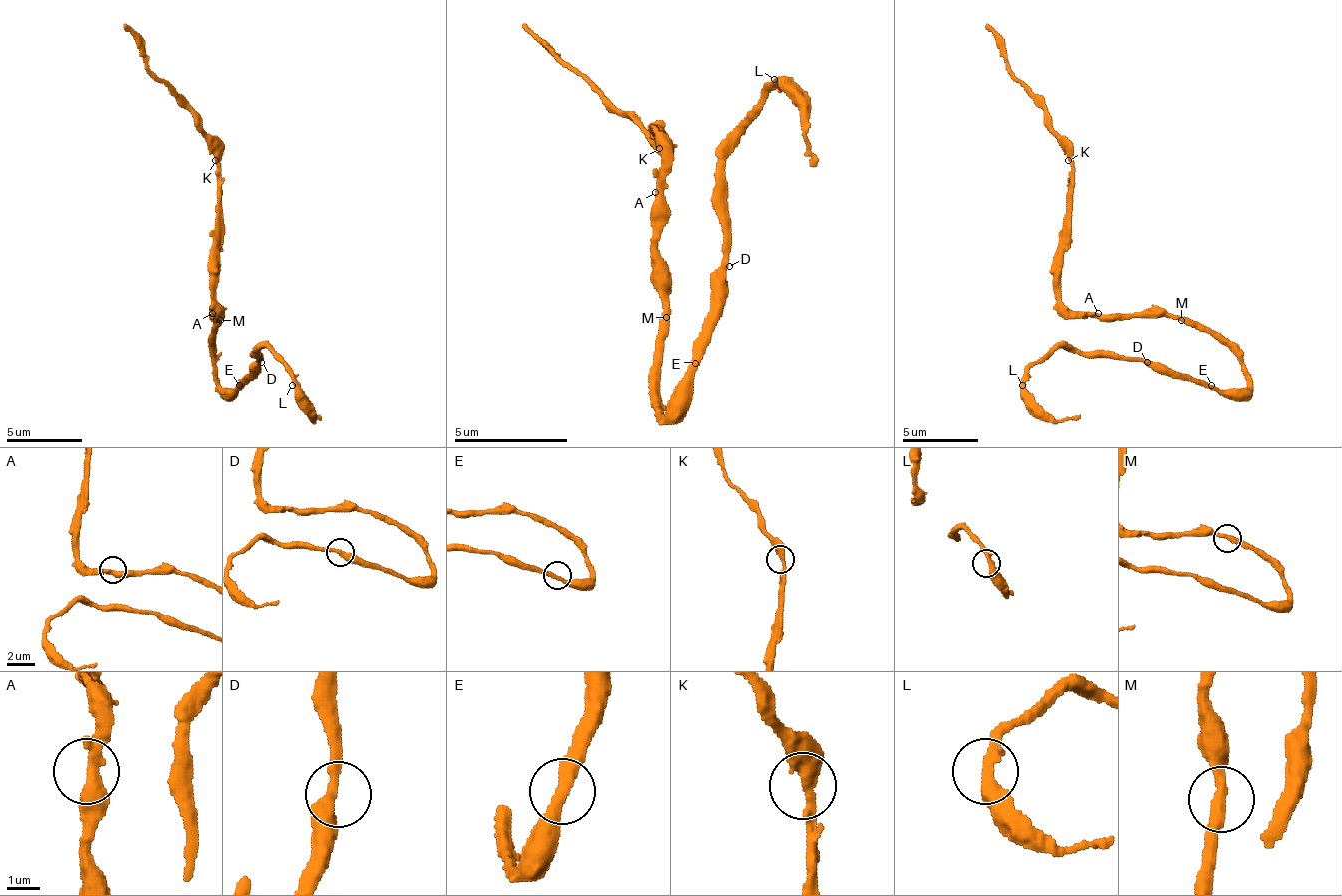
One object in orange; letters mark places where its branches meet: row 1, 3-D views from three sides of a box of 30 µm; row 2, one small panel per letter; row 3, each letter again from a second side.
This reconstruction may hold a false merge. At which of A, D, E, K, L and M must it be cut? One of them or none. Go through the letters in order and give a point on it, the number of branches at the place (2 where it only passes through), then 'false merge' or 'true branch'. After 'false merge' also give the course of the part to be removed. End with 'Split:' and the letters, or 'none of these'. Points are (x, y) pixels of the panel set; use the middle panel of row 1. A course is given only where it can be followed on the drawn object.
A: at (655, 192); 2 branches meet; true branch
D: at (729, 266); 2 branches meet; true branch
E: at (695, 363); 2 branches meet; true branch
K: at (659, 148); 2 branches meet; true branch
L: at (774, 79); 2 branches meet; true branch
M: at (666, 317); 2 branches meet; true branch
Split: none of these

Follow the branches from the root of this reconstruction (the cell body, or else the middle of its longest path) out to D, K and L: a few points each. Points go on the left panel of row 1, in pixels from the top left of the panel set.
D: (216, 316), (216, 385), (220, 388), (235, 388), (261, 362)
K: (216, 316), (212, 316), (216, 313), (216, 161)
L: (216, 316), (216, 385), (220, 388), (235, 388), (250, 373), (265, 347), (292, 373), (292, 385)

